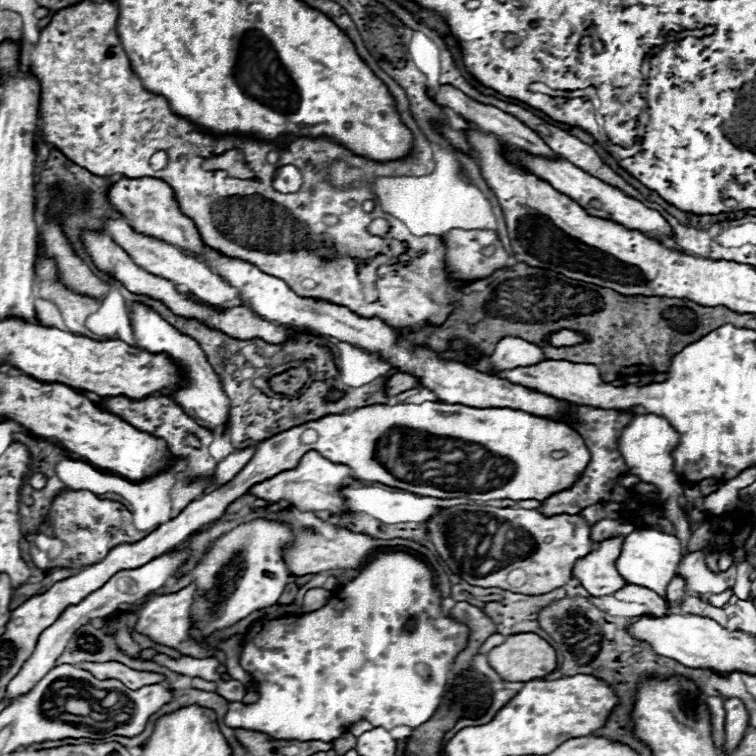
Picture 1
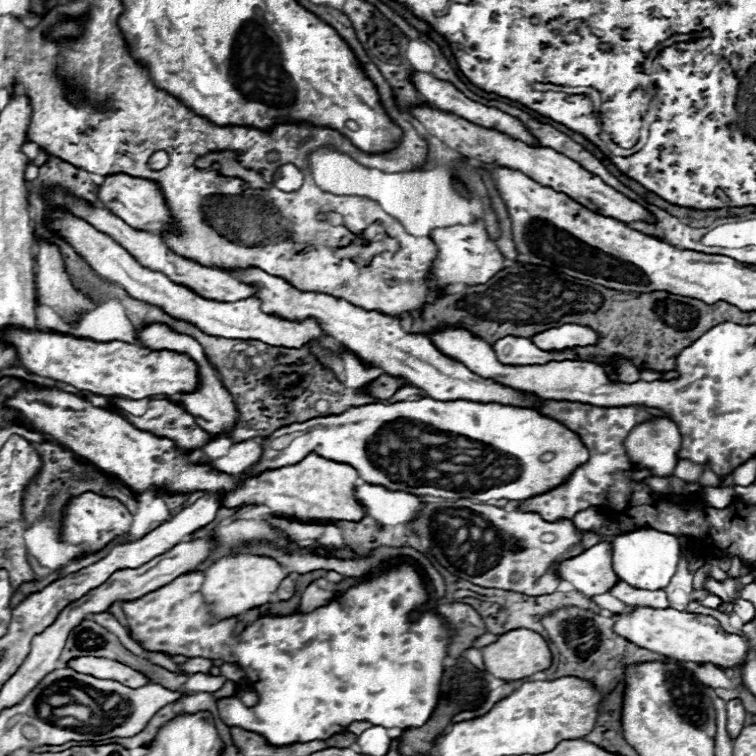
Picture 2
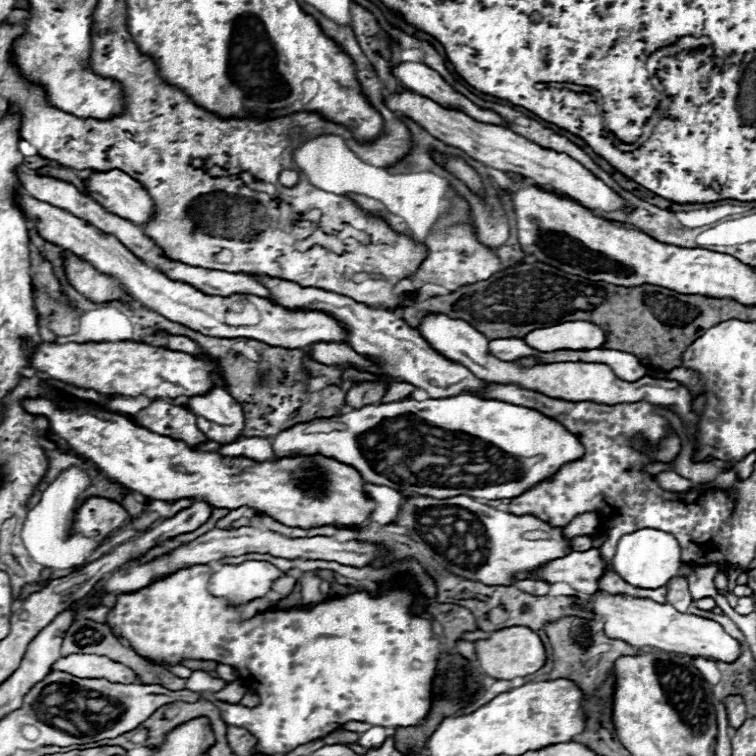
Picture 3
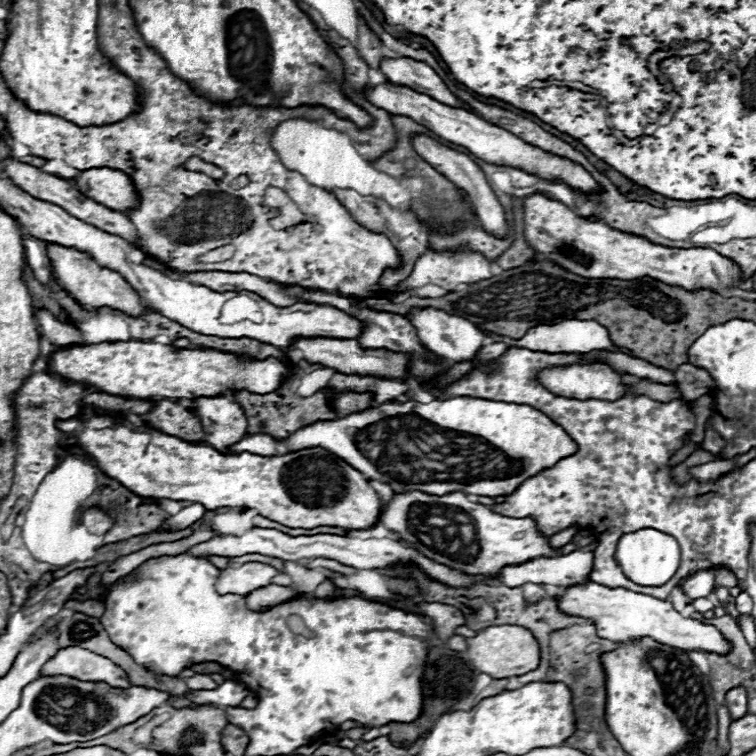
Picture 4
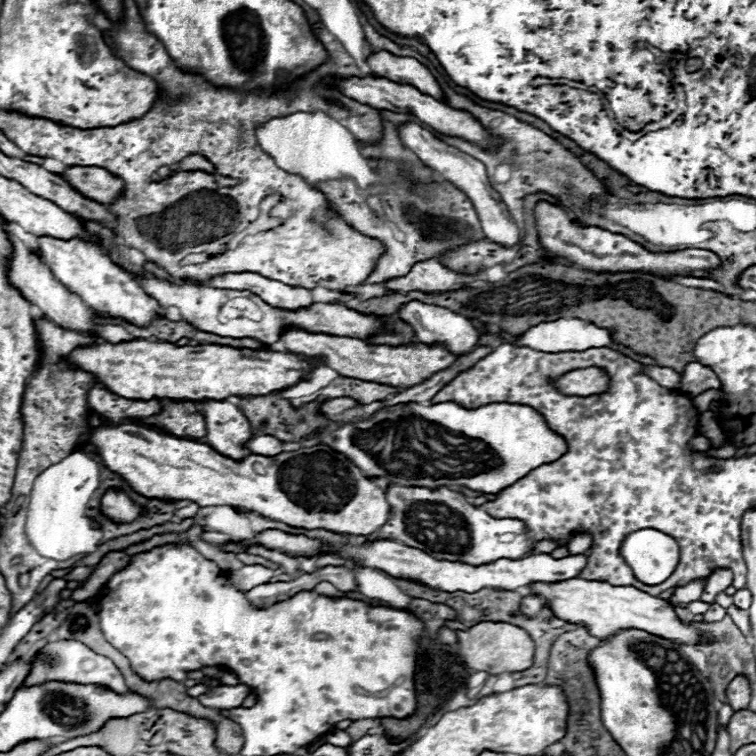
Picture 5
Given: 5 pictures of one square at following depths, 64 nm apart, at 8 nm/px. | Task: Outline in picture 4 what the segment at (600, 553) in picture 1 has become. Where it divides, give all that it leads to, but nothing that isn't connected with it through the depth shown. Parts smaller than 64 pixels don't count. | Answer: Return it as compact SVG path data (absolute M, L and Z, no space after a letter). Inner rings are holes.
M576 550L566 556L536 558L520 566L504 566L496 582L508 588L518 588L526 582L576 586L586 584L590 580L588 576L592 568L594 568L594 552Z

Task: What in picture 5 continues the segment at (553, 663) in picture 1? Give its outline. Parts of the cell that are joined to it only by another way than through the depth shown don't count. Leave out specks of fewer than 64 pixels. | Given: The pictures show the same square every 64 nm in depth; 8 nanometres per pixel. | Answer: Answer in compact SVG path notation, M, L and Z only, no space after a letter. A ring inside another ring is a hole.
M480 622L472 626L466 632L456 632L458 634L458 648L460 656L464 658L468 668L488 672L492 676L502 674L502 672L522 672L534 664L534 640L530 634L514 624L508 622Z

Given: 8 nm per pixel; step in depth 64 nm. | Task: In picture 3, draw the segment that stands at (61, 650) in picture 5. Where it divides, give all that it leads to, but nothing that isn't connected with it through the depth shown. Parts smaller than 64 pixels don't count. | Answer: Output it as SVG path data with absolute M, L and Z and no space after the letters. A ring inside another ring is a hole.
M70 654L66 658L60 658L52 670L70 672L74 676L86 676L86 678L104 678L118 684L138 684L134 670L106 656L96 656L96 654Z

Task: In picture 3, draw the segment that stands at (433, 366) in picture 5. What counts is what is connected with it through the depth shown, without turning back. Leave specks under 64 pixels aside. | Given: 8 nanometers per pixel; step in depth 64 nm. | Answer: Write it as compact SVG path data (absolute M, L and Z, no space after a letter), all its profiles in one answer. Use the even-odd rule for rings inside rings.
M318 342L318 344L314 344L310 354L314 356L314 360L318 360L322 364L338 364L338 366L352 364L352 366L360 366L360 368L372 366L368 358L356 354L348 344L324 344L324 342Z

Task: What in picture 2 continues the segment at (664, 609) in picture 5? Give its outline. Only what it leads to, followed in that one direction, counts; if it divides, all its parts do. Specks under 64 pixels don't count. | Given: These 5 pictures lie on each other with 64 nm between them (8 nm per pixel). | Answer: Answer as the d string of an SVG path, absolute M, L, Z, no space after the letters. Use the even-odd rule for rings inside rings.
M638 606L632 614L616 614L614 630L616 634L638 644L640 648L676 658L680 662L694 662L694 664L710 662L718 668L734 668L738 664L744 664L750 650L748 640L744 636L722 630L718 620L714 620L712 616L678 612L674 608L652 610L652 608Z

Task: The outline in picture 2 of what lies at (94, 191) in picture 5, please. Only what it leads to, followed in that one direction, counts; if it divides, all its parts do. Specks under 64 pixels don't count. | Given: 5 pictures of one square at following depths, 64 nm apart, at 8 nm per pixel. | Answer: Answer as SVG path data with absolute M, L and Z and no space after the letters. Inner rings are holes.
M110 174L106 178L106 182L100 184L98 198L100 198L100 206L114 212L118 218L122 218L126 224L130 224L136 230L158 234L162 230L168 230L172 224L172 214L166 206L162 190L156 182L150 182L144 178L134 178L128 174Z

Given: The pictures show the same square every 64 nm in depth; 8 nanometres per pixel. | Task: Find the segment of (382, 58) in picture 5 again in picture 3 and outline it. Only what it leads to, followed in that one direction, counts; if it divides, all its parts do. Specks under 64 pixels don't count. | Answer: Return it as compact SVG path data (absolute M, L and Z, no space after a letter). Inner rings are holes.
M402 62L400 66L394 68L394 74L412 92L418 92L420 96L426 96L426 98L434 100L436 104L440 104L444 108L460 110L460 112L468 114L470 118L474 118L478 122L484 122L484 124L504 126L504 118L500 114L476 106L466 96L462 96L460 92L456 92L442 76L438 76L434 70L430 70L424 64Z

